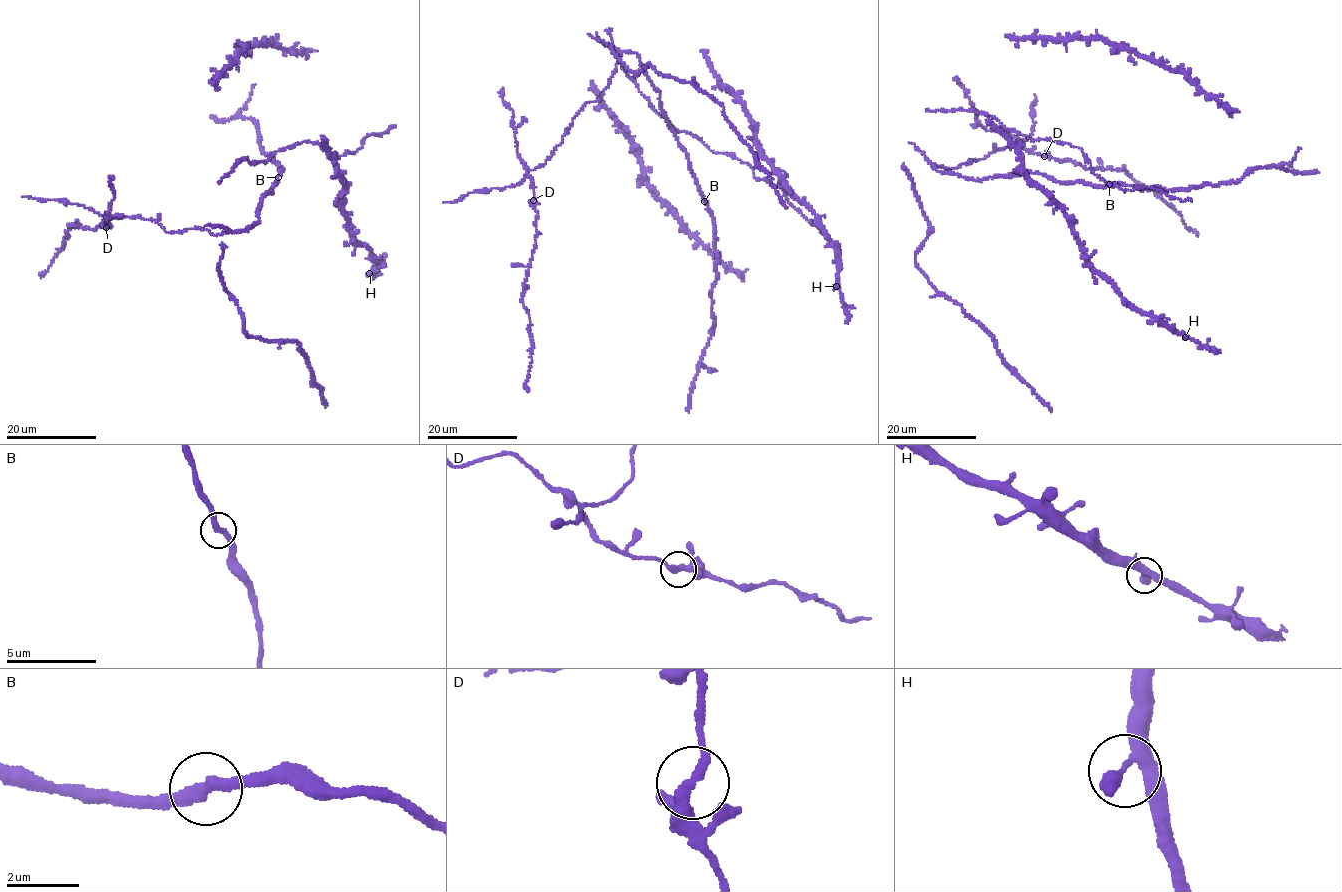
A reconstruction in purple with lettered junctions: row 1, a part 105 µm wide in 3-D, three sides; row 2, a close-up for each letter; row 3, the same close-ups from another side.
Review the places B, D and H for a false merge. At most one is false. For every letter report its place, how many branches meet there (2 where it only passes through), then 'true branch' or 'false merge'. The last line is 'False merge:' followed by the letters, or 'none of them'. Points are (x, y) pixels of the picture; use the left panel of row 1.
B: at (278, 177); 2 branches meet; true branch
D: at (106, 227); 2 branches meet; true branch
H: at (369, 273); 2 branches meet; true branch
False merge: none of them

